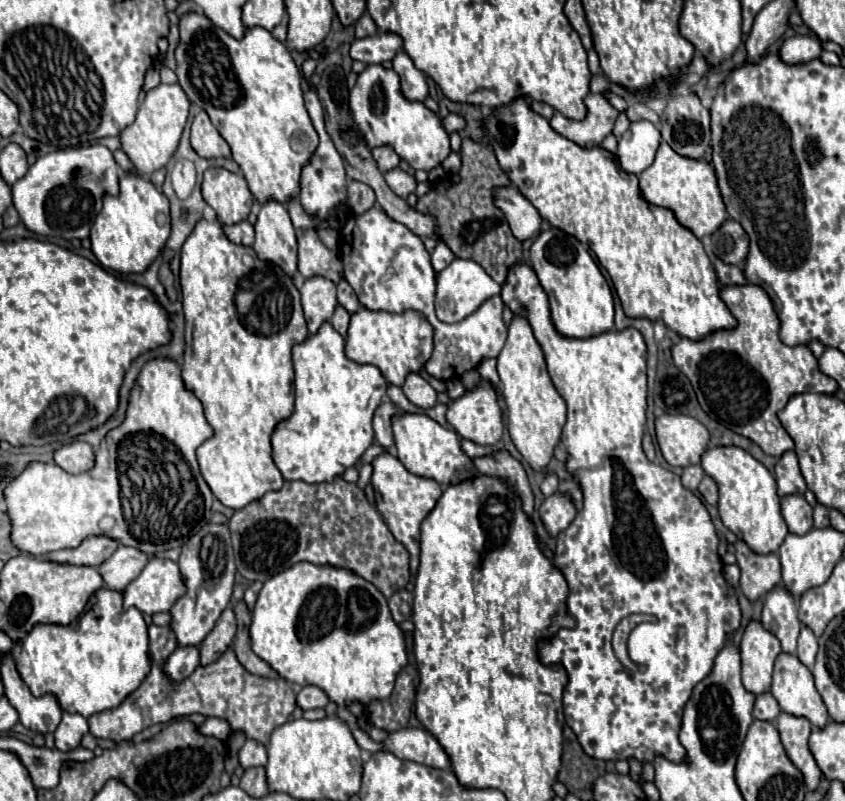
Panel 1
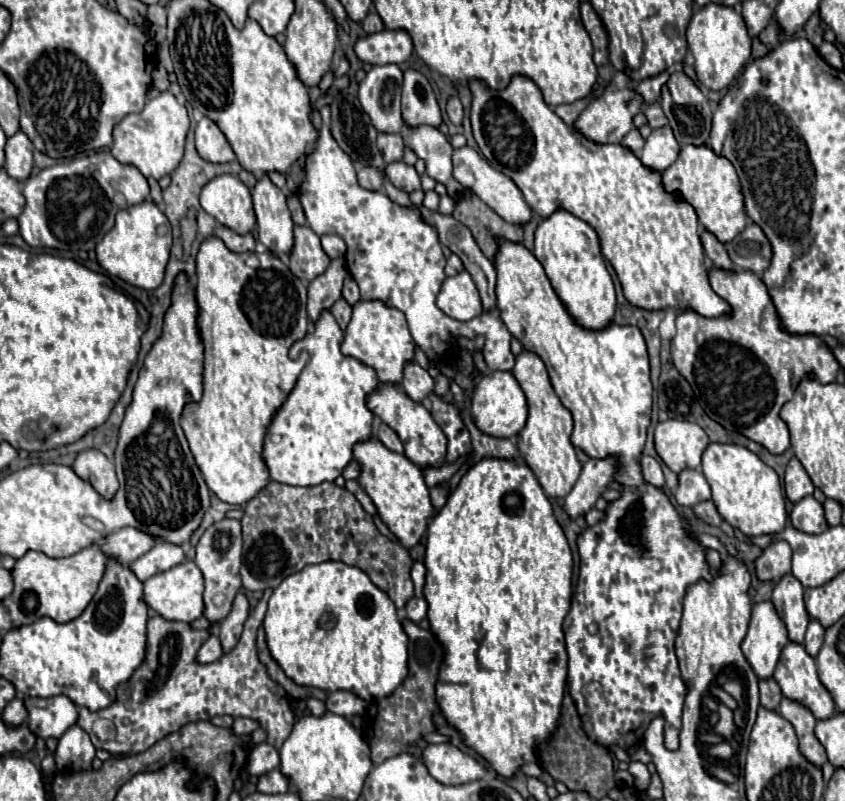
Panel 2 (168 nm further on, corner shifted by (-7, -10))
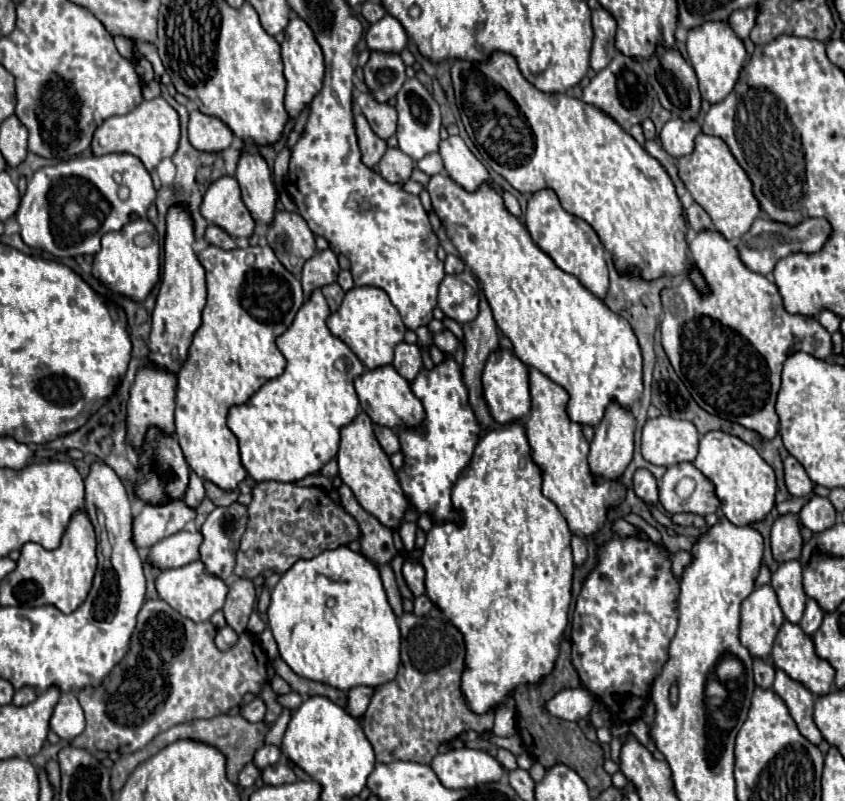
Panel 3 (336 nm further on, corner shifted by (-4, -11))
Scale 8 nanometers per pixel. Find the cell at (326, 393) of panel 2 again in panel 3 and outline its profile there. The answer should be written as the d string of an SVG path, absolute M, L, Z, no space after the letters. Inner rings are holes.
M321 289L313 291L313 295L309 295L297 311L291 327L277 337L277 347L287 361L285 371L279 377L269 379L247 403L233 405L229 409L227 427L237 437L241 463L247 475L255 481L291 483L317 473L325 463L329 463L337 455L339 429L351 423L359 413L359 399L353 387L353 379L361 375L365 369L357 355L329 331L325 323L329 313L331 311Z

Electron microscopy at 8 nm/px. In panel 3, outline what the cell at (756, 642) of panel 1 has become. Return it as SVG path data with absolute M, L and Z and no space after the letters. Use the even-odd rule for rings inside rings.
M771 585L757 587L741 603L741 643L755 657L769 657L785 615Z

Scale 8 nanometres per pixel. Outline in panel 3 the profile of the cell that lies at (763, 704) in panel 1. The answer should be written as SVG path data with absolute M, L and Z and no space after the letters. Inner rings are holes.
M755 659L753 661L753 673L755 673L755 683L763 689L769 689L775 679L775 667L769 661Z

